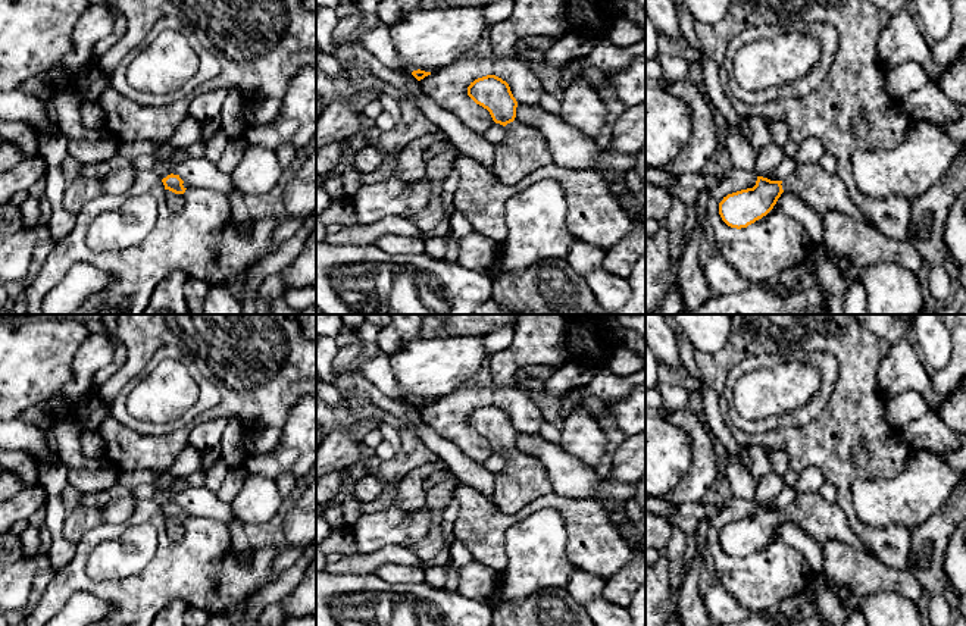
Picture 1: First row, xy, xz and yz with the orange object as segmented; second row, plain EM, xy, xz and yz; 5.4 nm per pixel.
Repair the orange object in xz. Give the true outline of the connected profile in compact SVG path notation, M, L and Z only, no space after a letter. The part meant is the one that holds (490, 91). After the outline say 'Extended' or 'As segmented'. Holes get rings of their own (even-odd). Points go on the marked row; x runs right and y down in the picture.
M495 75L478 78L468 87L468 96L506 128L504 140L494 147L491 168L503 184L513 185L553 163L545 137L537 128L515 120L518 101L506 81Z. Extended

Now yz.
M817 162L797 163L795 170L784 181L757 176L753 188L723 197L719 203L719 215L731 228L747 228L766 216L782 193L797 195L819 216L837 212L867 225L865 216L850 200L842 181L825 172Z. Extended

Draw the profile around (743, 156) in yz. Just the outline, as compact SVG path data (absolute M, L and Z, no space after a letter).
M731 125L725 150L731 157L732 168L740 170L756 170L757 153L750 145L748 138Z

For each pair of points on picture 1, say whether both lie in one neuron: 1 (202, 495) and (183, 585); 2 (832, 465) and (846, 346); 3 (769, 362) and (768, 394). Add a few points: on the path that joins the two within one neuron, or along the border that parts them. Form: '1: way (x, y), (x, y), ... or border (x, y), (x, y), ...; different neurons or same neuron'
1: border (188, 516), (209, 516), (225, 525); different neurons
2: way (852, 435), (852, 375); same neuron
3: border (790, 354), (771, 368), (749, 369), (737, 382); different neurons

